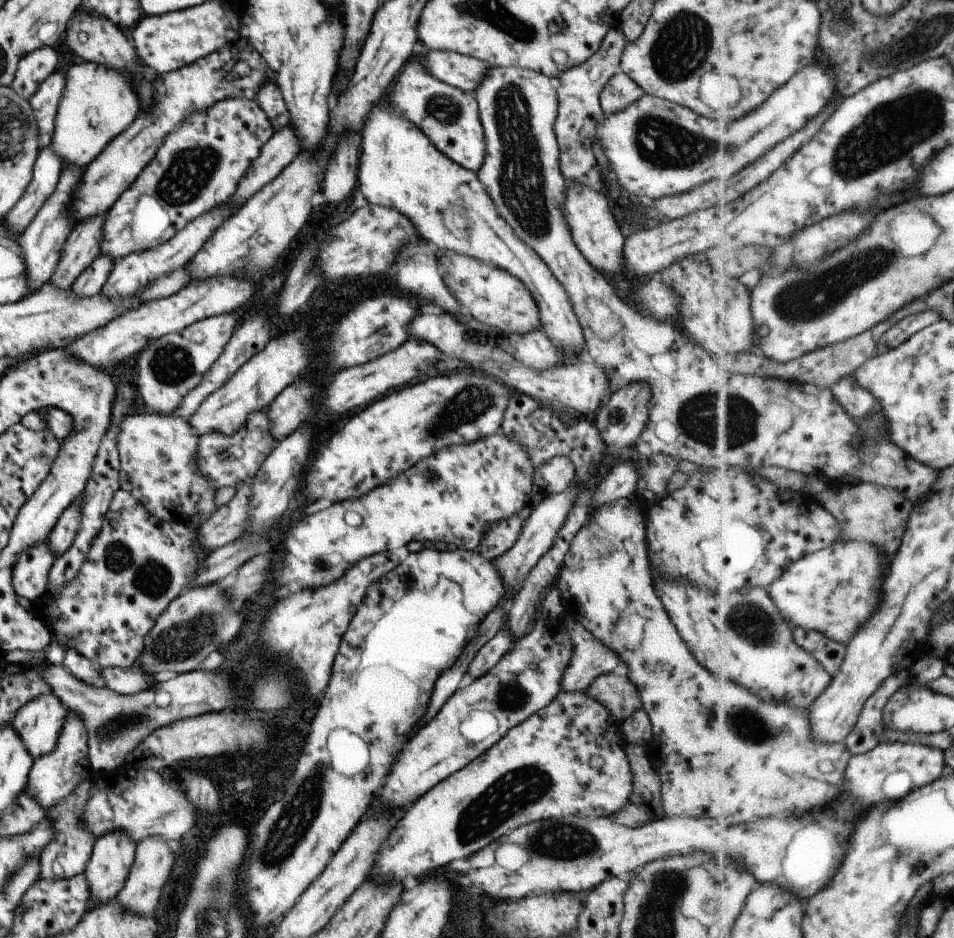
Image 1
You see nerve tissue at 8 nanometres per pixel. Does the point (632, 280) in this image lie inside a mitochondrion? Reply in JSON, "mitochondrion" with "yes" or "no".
{"mitochondrion":"no"}

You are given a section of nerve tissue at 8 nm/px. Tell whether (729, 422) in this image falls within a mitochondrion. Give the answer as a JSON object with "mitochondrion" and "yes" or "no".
{"mitochondrion":"yes"}

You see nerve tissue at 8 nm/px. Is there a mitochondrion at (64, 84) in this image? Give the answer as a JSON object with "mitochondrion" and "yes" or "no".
{"mitochondrion":"no"}

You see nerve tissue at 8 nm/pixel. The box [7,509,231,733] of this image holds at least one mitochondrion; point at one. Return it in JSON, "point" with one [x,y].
{"point":[150,578]}

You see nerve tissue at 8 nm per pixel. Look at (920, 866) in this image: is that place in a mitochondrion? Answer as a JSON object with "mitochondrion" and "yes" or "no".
{"mitochondrion":"no"}

